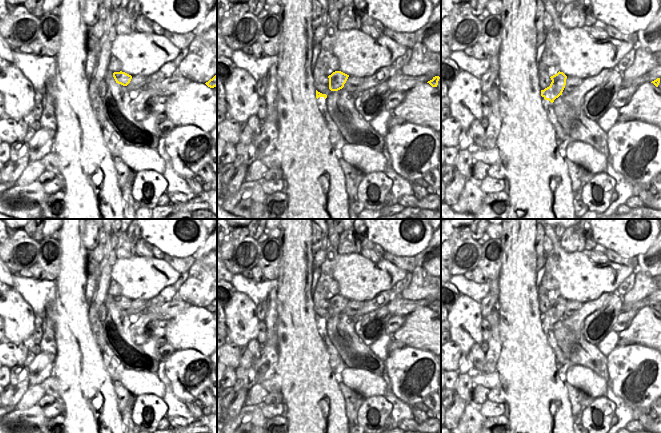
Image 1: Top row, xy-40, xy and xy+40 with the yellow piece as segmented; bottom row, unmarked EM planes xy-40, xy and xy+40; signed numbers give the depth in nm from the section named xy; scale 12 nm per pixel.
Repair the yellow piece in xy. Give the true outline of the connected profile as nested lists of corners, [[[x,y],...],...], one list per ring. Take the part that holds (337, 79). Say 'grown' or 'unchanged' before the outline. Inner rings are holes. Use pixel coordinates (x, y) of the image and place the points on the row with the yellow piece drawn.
unchanged | [[[335,71],[331,75],[328,76],[329,78],[329,89],[331,91],[338,91],[344,87],[349,75],[341,72]]]

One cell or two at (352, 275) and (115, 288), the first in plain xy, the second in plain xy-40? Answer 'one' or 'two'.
two

